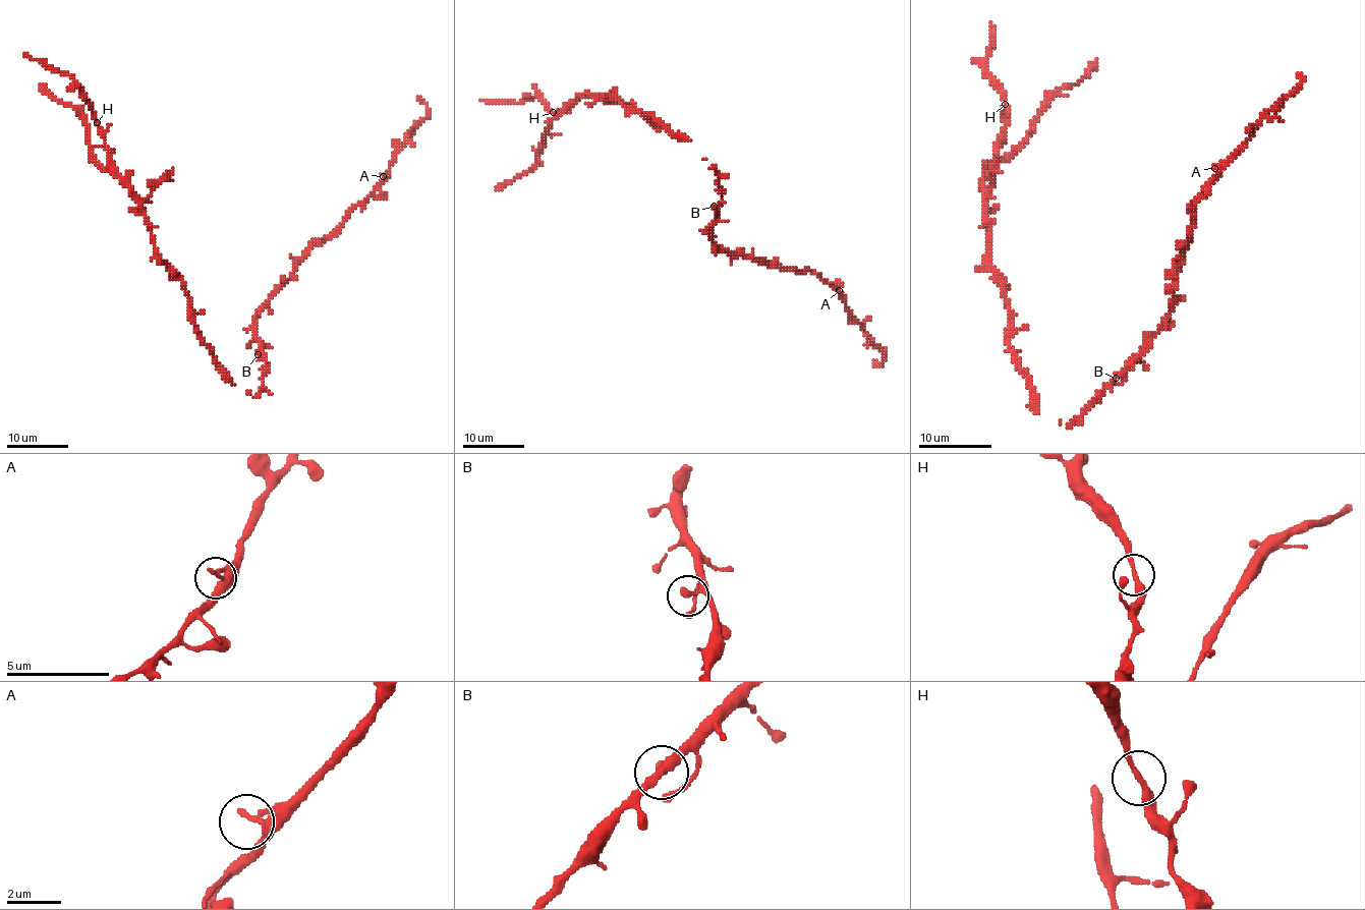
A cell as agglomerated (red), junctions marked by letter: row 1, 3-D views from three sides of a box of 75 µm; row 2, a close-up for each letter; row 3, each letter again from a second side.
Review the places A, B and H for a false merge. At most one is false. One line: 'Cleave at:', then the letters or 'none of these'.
Cleave at: none of these

